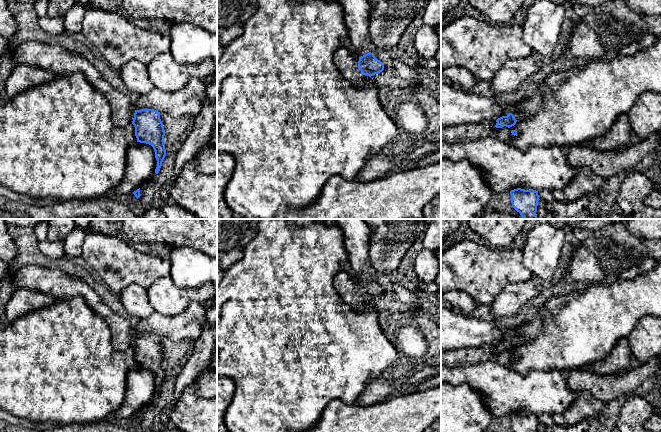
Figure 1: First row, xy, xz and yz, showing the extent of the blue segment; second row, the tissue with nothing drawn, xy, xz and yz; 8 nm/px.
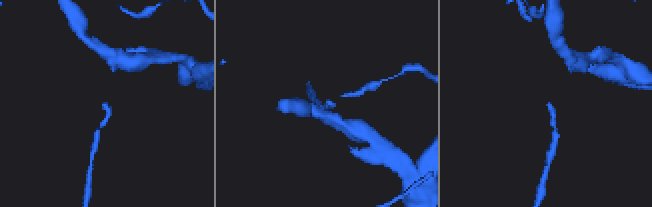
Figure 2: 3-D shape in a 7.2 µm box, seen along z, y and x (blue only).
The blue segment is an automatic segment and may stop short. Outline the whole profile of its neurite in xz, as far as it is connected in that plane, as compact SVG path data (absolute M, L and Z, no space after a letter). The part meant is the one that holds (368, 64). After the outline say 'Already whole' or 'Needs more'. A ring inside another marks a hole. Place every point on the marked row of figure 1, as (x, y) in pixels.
M342 46L337 50L334 62L343 76L355 83L363 75L371 77L384 70L383 62L378 60L373 53L369 52L357 57L350 49Z. Needs more

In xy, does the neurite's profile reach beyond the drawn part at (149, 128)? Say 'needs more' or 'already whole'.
needs more

